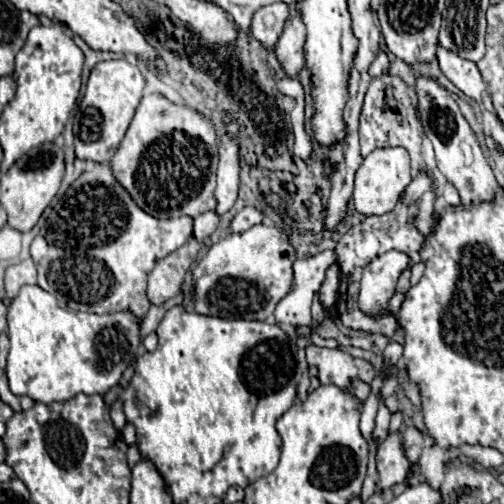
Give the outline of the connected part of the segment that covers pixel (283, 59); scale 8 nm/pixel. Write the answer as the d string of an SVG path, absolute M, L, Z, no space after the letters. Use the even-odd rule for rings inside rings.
M294 16L284 26L284 32L282 32L282 36L278 40L278 48L276 48L278 62L282 64L282 68L288 76L298 74L298 70L304 66L304 40L306 40L304 22L300 20L300 16Z

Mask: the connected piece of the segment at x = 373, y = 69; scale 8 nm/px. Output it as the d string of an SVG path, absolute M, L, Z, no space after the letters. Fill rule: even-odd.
M380 52L378 56L376 56L376 60L370 64L370 76L380 76L382 72L388 72L388 58L386 58L386 54L384 52Z

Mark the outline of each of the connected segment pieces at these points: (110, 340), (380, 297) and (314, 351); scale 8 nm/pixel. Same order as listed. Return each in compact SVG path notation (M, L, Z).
M24 286L8 306L8 336L10 390L50 404L70 400L78 392L104 394L116 386L140 346L140 322L128 310L102 316L62 310L58 300L40 286Z
M392 250L378 256L364 268L358 302L366 314L376 316L386 310L386 302L394 294L398 278L408 264L406 254Z
M308 346L306 362L318 368L320 384L334 384L350 394L354 394L354 380L370 384L374 378L374 368L366 360L356 360L342 350L324 352L324 348Z

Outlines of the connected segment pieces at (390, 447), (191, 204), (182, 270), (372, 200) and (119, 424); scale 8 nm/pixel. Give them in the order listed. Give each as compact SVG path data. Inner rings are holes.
M388 434L388 438L378 446L376 466L378 466L376 492L380 494L386 494L388 490L392 490L394 484L406 480L410 462L402 452L402 434Z
M162 94L144 96L130 128L110 160L112 174L132 196L134 204L160 220L198 216L214 210L218 140L208 118L176 106Z
M196 238L186 240L176 252L156 262L154 270L148 274L148 300L152 304L164 304L180 292L184 276L198 254Z
M382 148L370 152L360 168L356 170L356 188L354 188L354 206L364 216L376 216L386 214L394 210L398 204L402 192L412 182L412 170L410 170L410 156L404 148Z
M120 401L114 402L110 409L110 416L115 428L121 432L126 424L126 417L122 410L122 403Z

